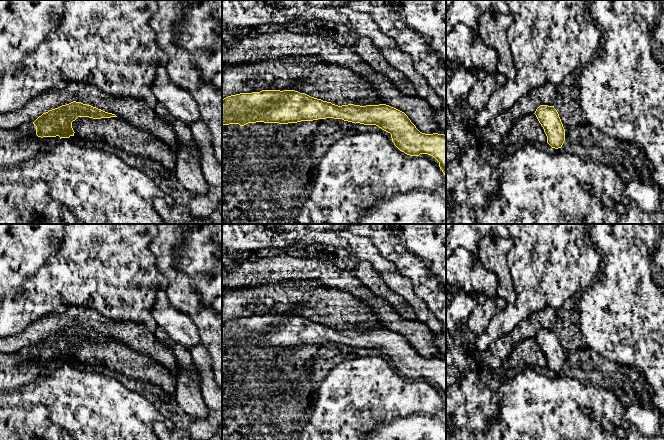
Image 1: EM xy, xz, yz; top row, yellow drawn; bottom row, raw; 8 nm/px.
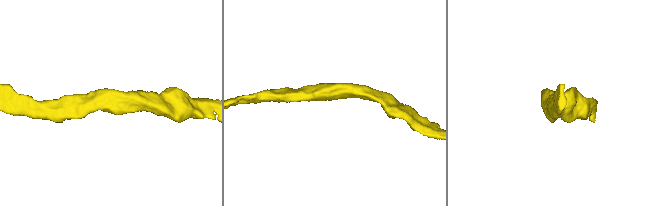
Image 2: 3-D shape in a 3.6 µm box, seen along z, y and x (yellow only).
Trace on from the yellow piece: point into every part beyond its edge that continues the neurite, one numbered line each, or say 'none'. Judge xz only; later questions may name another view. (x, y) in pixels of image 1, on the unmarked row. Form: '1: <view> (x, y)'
none

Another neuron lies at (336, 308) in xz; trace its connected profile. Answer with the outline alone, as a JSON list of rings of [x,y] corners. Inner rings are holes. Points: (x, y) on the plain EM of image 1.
[[[287,279],[222,291],[222,323],[262,314],[295,314],[338,330],[384,328],[369,305],[313,280]]]

